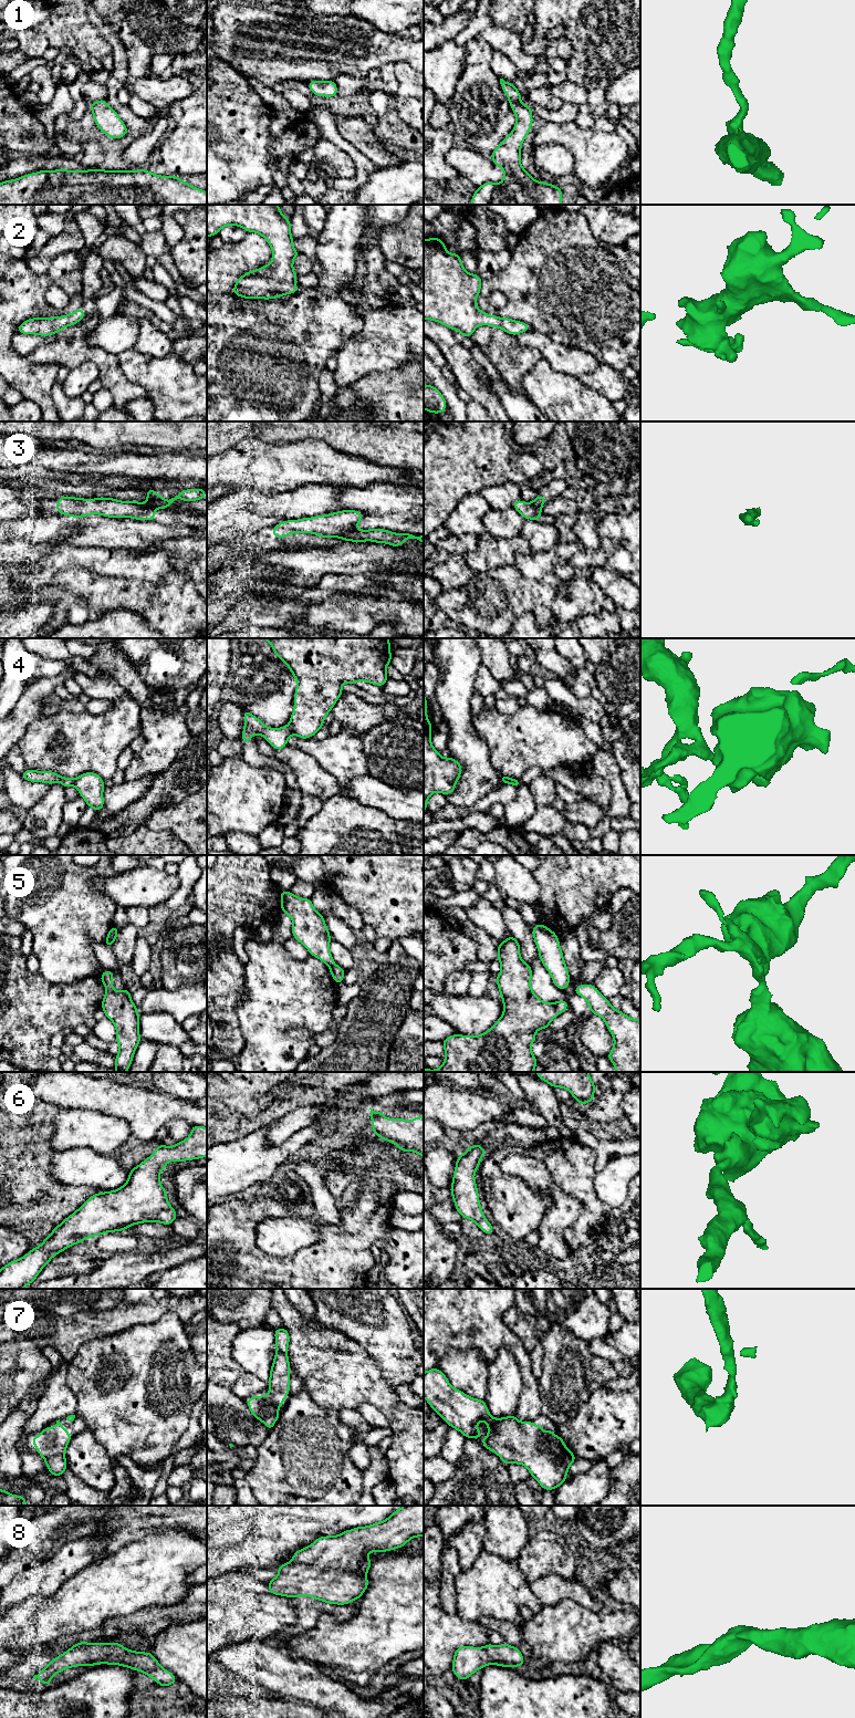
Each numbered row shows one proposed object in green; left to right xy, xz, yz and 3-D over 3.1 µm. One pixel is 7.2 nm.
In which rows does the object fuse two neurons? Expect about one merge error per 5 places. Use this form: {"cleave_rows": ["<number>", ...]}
{"cleave_rows": ["3", "4", "5"]}

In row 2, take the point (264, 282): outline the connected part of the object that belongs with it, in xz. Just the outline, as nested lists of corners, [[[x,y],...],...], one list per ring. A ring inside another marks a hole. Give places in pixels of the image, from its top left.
[[[207,205],[207,237],[217,236],[226,226],[239,226],[247,232],[257,232],[272,249],[272,261],[238,278],[232,289],[233,294],[243,299],[270,300],[299,291],[294,283],[299,275],[293,270],[293,261],[300,253],[293,247],[291,221],[278,205]]]

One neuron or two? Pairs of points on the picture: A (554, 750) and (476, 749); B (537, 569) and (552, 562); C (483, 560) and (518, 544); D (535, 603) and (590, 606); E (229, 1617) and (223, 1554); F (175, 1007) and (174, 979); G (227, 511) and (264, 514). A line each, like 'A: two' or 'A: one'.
A: two
B: one
C: one
D: two
E: two
F: two
G: one

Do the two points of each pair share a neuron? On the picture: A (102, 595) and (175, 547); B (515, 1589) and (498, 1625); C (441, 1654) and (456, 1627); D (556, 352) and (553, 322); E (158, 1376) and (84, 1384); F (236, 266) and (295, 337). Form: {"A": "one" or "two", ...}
{"A": "two", "B": "two", "C": "one", "D": "two", "E": "one", "F": "one"}

